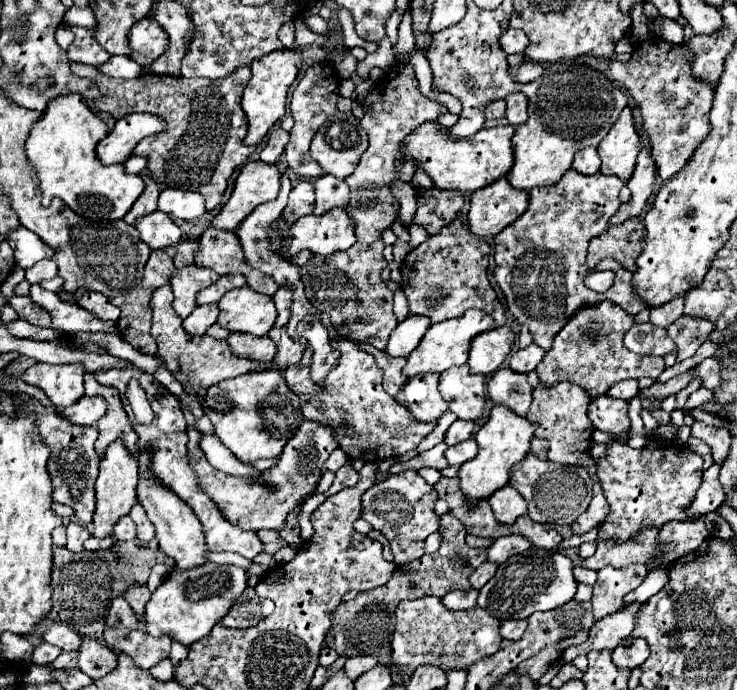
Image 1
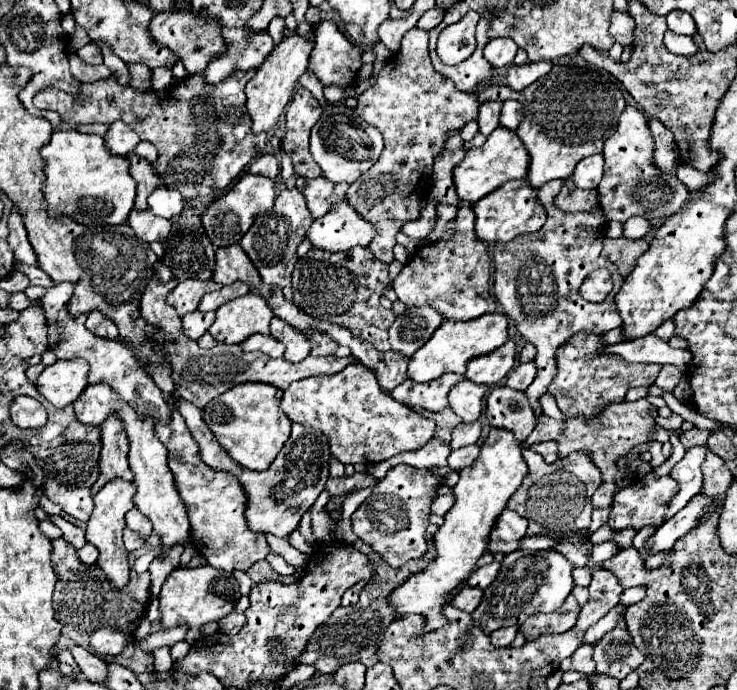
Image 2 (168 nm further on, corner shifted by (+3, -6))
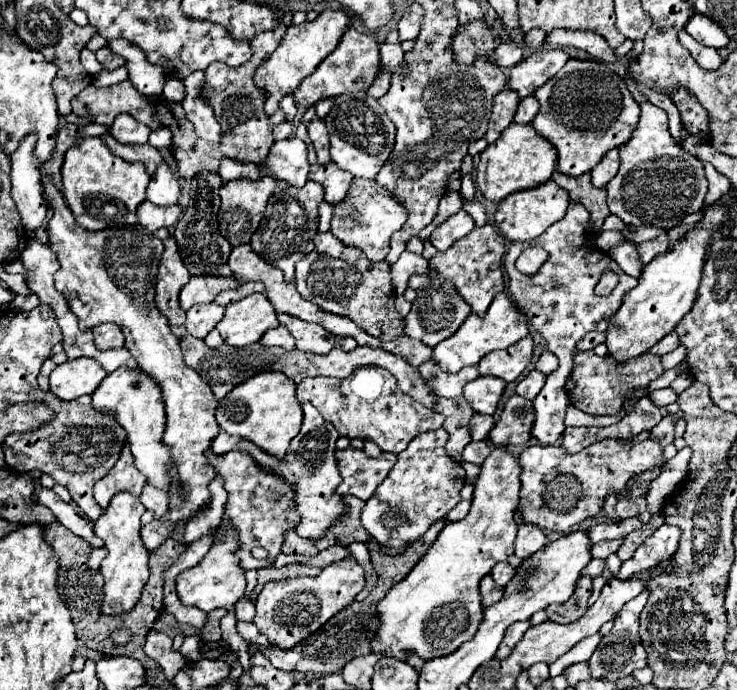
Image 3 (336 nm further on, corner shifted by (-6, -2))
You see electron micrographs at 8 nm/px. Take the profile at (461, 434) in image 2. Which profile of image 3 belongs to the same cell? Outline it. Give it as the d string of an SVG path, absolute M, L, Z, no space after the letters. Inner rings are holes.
M475 414L469 422L469 430L471 430L471 438L473 440L485 440L487 434L491 432L491 428L495 426L495 418L493 416L485 416L485 414Z

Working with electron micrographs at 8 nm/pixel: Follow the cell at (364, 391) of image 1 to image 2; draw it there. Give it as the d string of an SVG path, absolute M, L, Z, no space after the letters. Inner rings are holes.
M348 364L338 374L310 376L292 382L282 396L282 410L292 422L306 428L316 428L328 438L334 458L342 464L376 464L400 452L420 450L434 436L434 420L416 414L412 408L394 402L384 394L376 376L364 364Z

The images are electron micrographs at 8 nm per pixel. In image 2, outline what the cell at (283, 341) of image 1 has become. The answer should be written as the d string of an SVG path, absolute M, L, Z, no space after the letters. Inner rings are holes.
M272 318L270 336L286 346L284 360L300 362L300 360L304 360L310 354L310 342L296 328L292 328L290 324L286 324L280 318Z

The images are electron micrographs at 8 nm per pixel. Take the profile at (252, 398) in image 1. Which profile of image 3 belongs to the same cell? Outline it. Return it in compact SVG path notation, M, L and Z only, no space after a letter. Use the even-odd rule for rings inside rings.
M261 372L251 376L219 402L217 422L227 434L247 438L267 454L283 458L303 422L303 410L295 398L295 382L281 372Z

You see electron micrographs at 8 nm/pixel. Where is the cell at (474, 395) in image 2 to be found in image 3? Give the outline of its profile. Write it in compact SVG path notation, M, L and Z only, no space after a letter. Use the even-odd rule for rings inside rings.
M479 376L465 386L465 400L479 414L495 414L507 382L493 376Z

